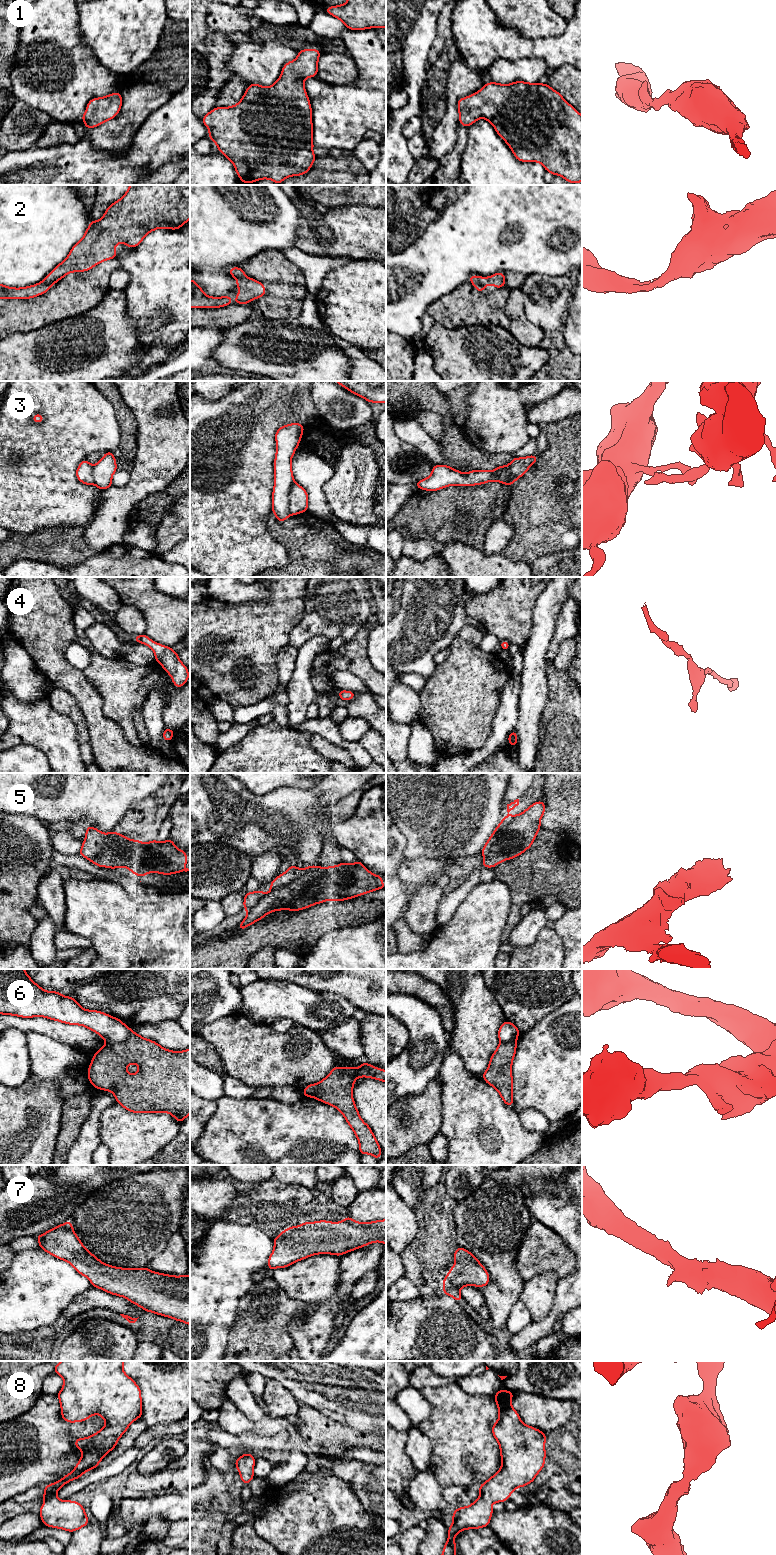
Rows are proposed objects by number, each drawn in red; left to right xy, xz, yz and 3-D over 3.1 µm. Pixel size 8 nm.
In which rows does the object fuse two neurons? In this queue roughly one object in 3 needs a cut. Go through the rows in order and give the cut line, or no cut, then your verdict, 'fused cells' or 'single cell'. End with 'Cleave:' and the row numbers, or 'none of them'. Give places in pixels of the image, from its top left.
1: no cut | single cell
2: no cut | single cell
3: xz (294, 482), (289, 493), (290, 514) | fused cells
4: no cut | single cell
5: no cut | single cell
6: xy (131, 1031), (122, 1041), (107, 1043) | fused cells
7: no cut | single cell
8: no cut | single cell
Cleave: 3, 6

